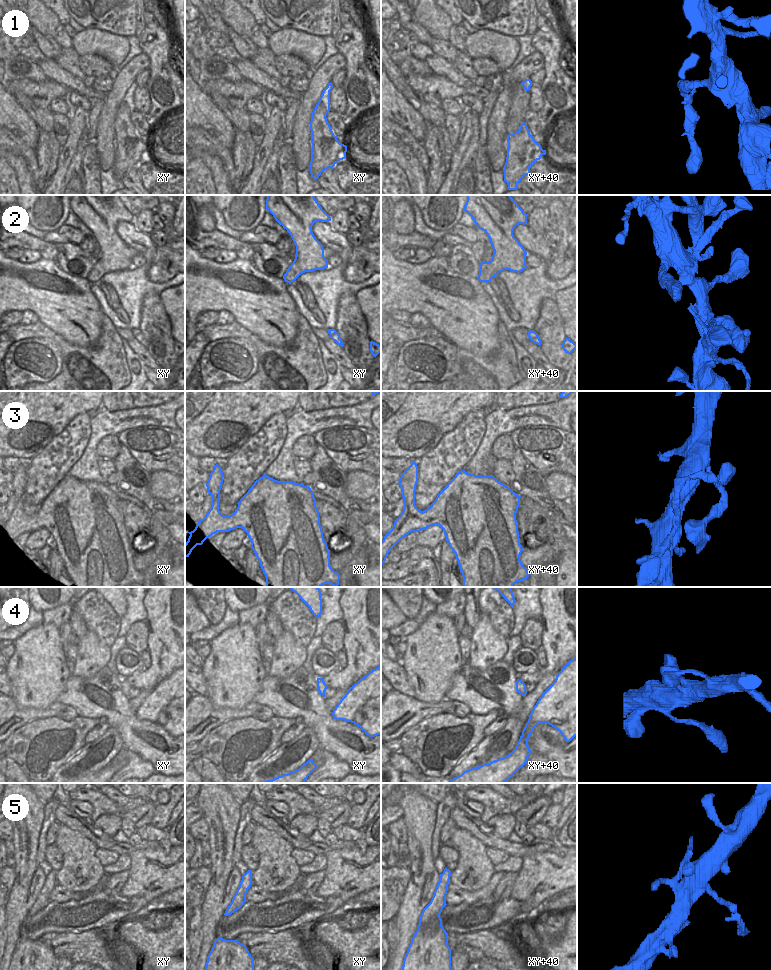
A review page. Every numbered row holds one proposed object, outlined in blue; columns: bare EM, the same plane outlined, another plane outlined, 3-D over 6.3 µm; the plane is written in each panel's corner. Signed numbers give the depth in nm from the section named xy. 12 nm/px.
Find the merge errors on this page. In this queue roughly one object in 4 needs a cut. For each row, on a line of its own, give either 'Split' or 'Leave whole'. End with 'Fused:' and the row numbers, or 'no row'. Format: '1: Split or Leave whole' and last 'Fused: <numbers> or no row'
1: Leave whole
2: Split
3: Split
4: Leave whole
5: Split
Fused: 2, 3, 5

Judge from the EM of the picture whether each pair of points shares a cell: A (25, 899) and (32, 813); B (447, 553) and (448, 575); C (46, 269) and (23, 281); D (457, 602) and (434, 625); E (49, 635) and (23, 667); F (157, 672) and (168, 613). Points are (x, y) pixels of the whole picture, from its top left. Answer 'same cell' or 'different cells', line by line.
A: same cell
B: same cell
C: same cell
D: different cells
E: same cell
F: same cell

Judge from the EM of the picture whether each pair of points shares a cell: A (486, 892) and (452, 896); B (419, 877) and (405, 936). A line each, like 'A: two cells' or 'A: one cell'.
A: one cell
B: one cell

